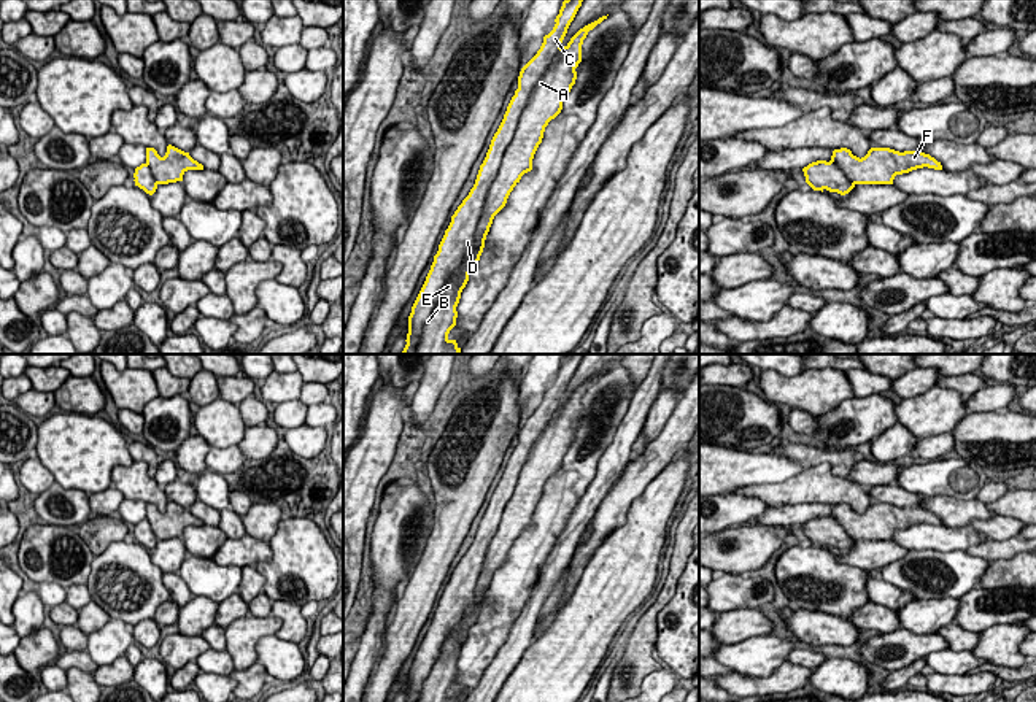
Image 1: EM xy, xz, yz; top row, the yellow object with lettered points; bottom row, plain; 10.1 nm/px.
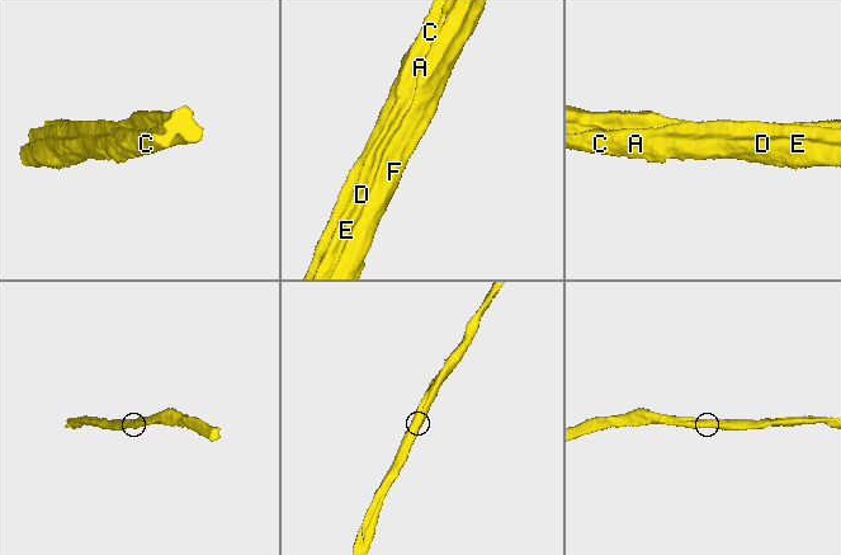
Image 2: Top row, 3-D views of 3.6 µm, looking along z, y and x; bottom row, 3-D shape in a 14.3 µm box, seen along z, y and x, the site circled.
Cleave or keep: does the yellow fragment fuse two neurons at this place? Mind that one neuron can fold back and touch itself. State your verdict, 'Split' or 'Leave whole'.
Leave whole

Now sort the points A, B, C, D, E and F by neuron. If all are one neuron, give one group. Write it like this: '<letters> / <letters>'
A B C D E F

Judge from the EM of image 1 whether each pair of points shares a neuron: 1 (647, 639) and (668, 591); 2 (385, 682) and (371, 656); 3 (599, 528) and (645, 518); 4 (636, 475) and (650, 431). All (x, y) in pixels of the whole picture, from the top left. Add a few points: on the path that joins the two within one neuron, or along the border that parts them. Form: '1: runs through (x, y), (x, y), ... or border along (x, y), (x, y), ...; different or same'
1: runs through (647, 628), (647, 620), (660, 602); same
2: border along (380, 658), (366, 685); different
3: border along (644, 491), (633, 501), (626, 520), (596, 548); different
4: border along (671, 412), (663, 429), (649, 443); different

